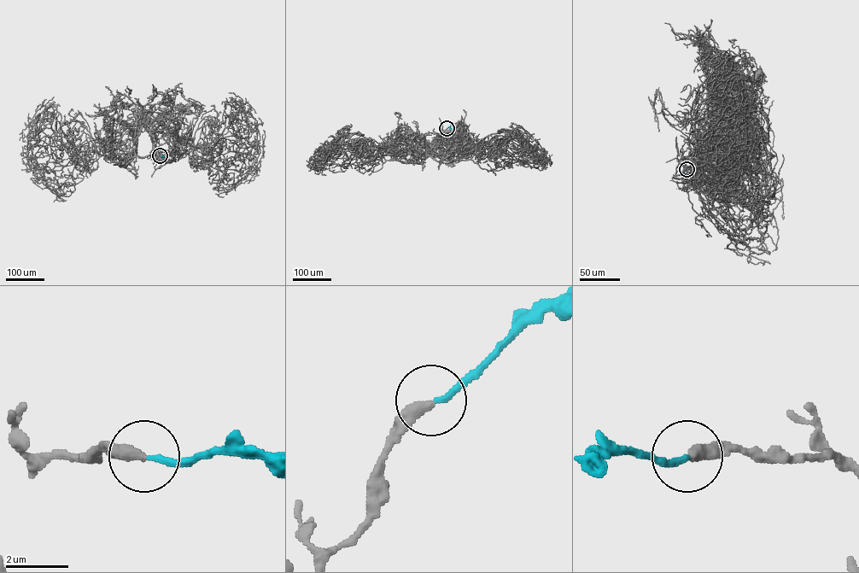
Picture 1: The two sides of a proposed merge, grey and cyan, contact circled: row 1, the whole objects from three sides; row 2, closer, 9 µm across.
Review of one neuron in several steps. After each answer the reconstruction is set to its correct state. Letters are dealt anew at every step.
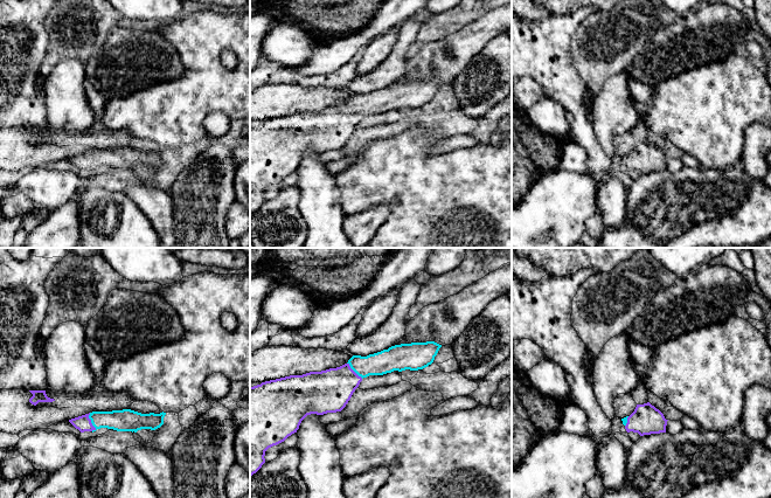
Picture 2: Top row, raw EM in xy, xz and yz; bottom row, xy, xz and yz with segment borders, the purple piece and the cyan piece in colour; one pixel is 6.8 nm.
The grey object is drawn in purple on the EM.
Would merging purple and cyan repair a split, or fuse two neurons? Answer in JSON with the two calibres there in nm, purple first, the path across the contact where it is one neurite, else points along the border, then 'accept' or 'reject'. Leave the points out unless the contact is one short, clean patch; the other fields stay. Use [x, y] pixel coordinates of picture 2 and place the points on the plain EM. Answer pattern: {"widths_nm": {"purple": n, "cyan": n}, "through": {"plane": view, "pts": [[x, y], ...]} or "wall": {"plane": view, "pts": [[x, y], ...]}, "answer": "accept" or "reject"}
{"widths_nm": {"purple": 110, "cyan": 160}, "through": {"plane": "xy", "pts": [[83, 161], [90, 160], [126, 158]]}, "answer": "accept"}

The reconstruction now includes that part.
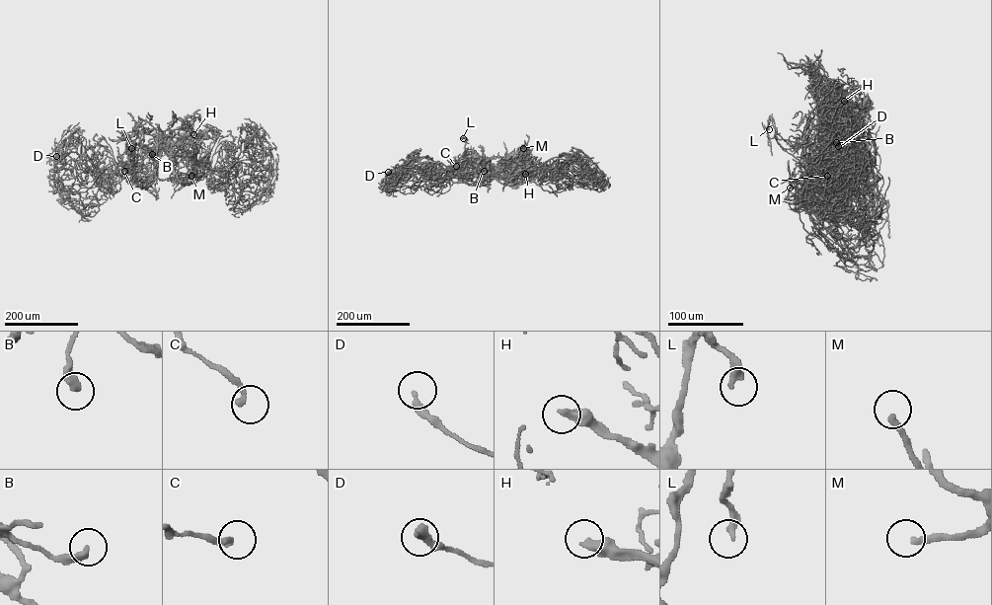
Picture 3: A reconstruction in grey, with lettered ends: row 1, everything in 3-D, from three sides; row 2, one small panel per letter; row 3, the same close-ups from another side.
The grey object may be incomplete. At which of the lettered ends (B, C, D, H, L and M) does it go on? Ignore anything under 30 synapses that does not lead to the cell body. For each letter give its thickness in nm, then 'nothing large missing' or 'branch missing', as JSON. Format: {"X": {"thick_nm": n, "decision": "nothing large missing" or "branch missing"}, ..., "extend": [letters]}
{"B": {"thick_nm": 320, "decision": "nothing large missing"}, "C": {"thick_nm": 240, "decision": "nothing large missing"}, "D": {"thick_nm": 320, "decision": "nothing large missing"}, "H": {"thick_nm": 440, "decision": "branch missing"}, "L": {"thick_nm": 320, "decision": "nothing large missing"}, "M": {"thick_nm": 240, "decision": "branch missing"}, "extend": ["H", "M"]}

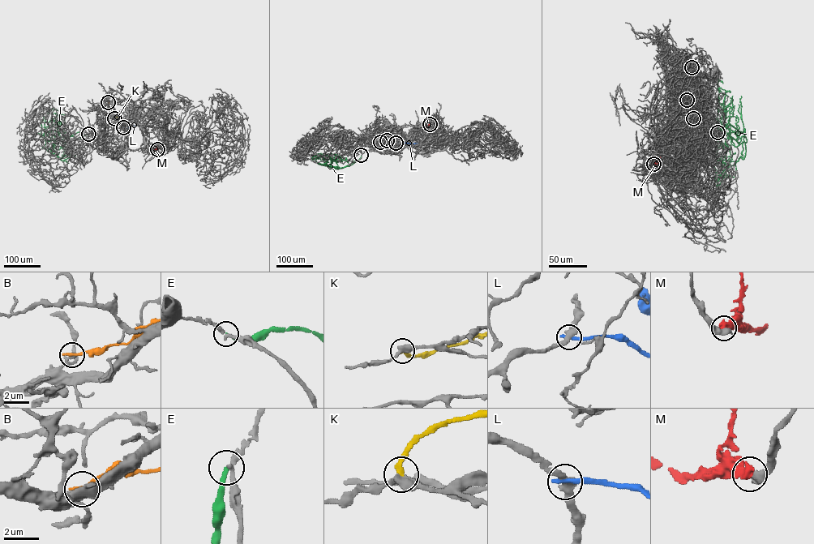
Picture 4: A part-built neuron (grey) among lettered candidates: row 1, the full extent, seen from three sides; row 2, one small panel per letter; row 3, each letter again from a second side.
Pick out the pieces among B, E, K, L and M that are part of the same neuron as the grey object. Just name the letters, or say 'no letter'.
K

